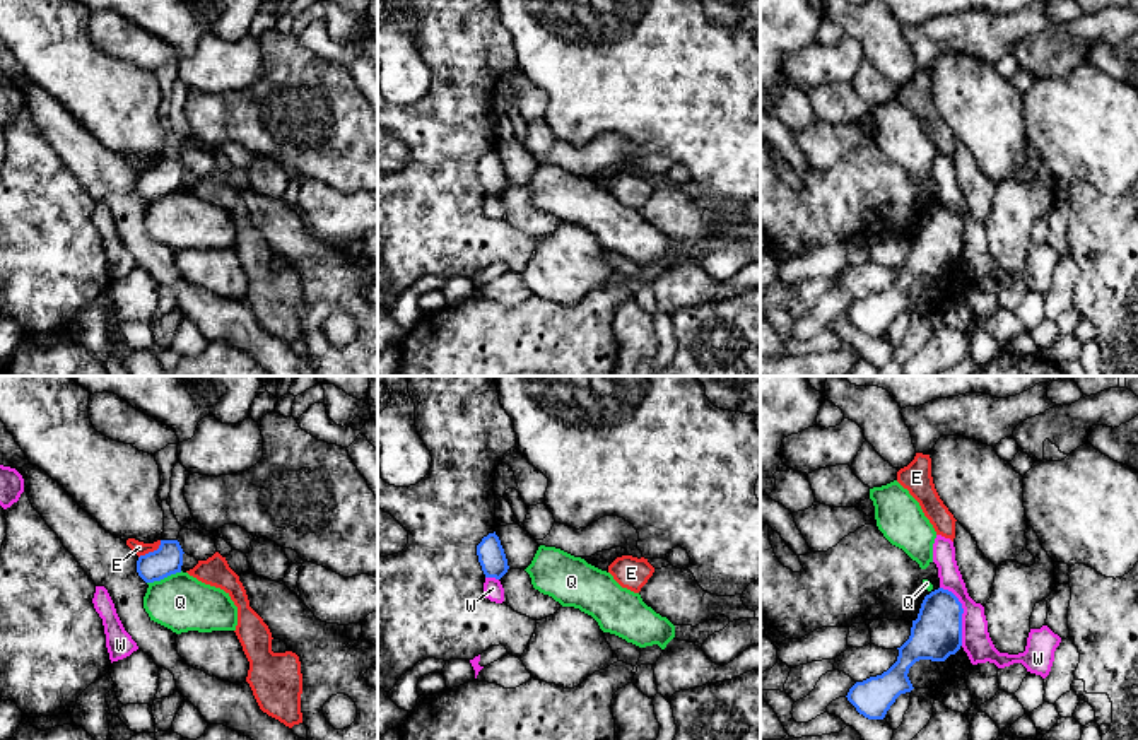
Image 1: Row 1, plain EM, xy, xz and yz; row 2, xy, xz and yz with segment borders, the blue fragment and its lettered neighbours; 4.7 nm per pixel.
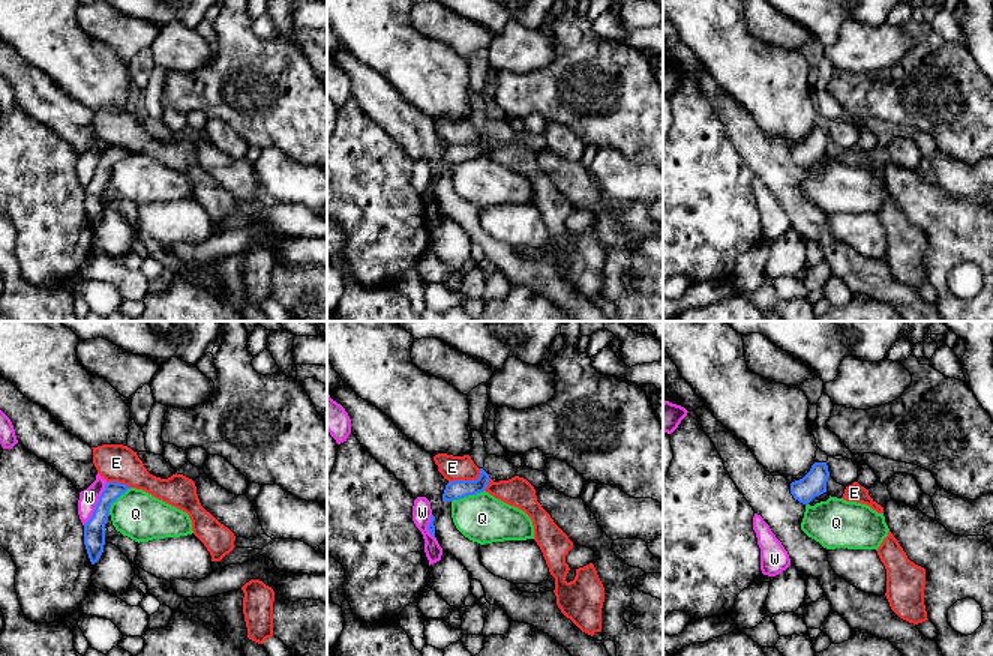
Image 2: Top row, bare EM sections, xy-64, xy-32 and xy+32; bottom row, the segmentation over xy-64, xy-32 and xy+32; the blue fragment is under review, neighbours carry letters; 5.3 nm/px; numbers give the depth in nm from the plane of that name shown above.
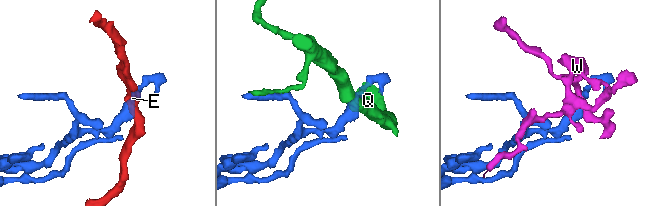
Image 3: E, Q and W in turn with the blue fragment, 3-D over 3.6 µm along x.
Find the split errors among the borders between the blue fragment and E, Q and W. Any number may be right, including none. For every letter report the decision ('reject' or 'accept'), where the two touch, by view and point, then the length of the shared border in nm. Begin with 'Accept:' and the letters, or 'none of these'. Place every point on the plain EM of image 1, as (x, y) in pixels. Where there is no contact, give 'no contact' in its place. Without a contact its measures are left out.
Accept: none of these
E: reject; meets blue in xy at (151, 170); contact 140 nm long
Q: reject; meets blue in xy at (164, 193); contact 180 nm long
W: reject; meets blue in yz at (962, 229); contact 300 nm long

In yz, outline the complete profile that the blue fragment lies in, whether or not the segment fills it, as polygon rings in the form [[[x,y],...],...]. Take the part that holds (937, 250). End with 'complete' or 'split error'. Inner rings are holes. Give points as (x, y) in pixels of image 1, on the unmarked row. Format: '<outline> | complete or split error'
[[[943,205],[924,214],[909,256],[897,265],[897,279],[882,292],[856,299],[848,318],[868,337],[883,337],[900,311],[914,304],[907,294],[919,277],[945,279],[962,263],[962,220]]] | complete

